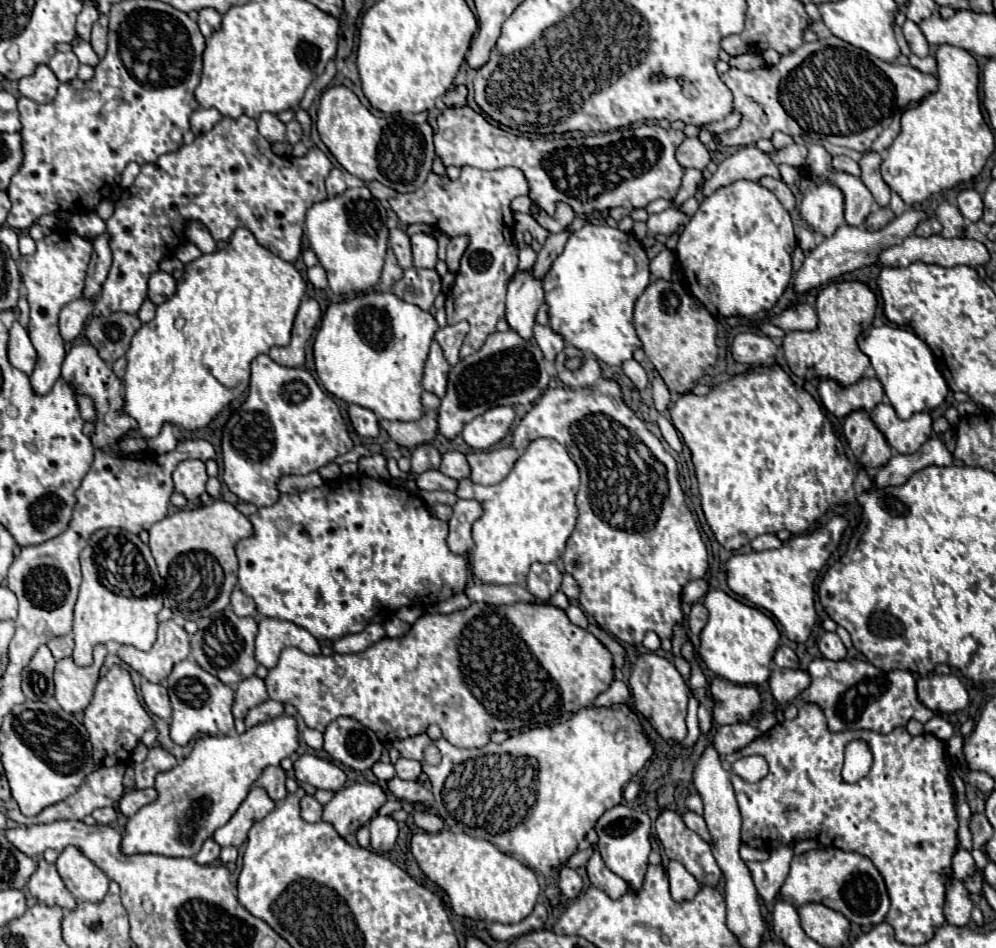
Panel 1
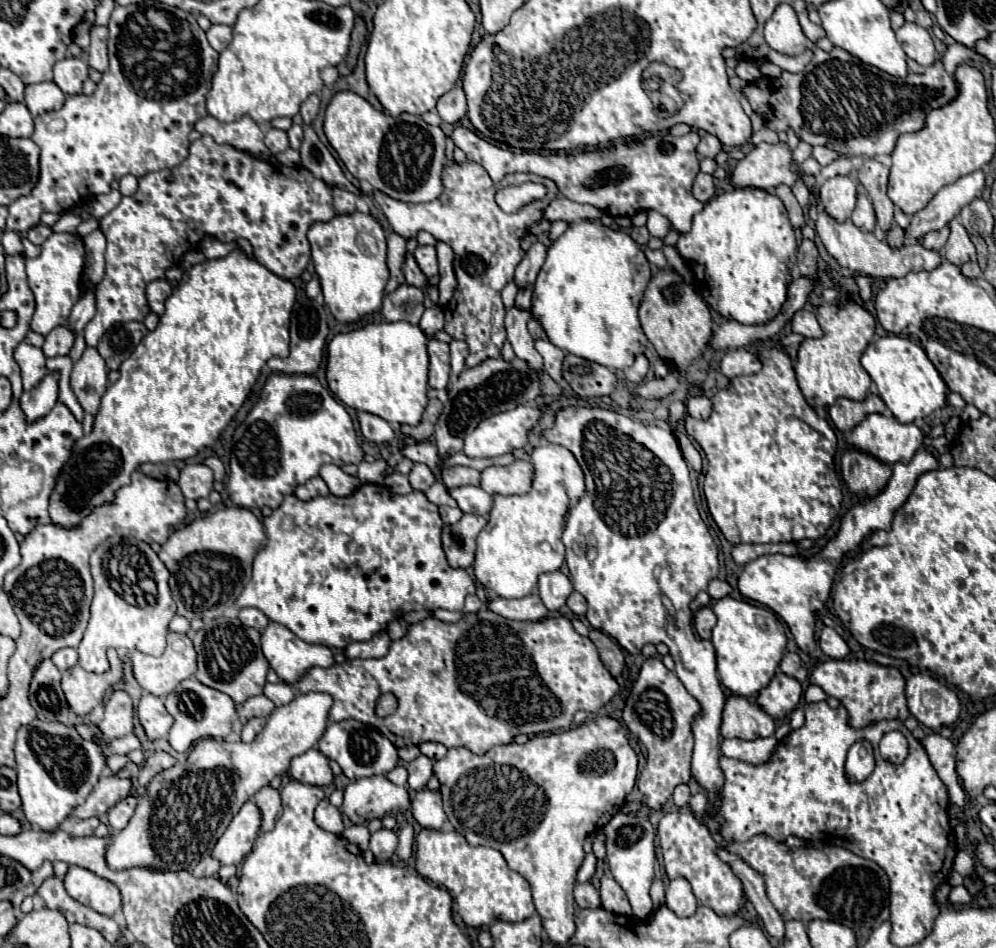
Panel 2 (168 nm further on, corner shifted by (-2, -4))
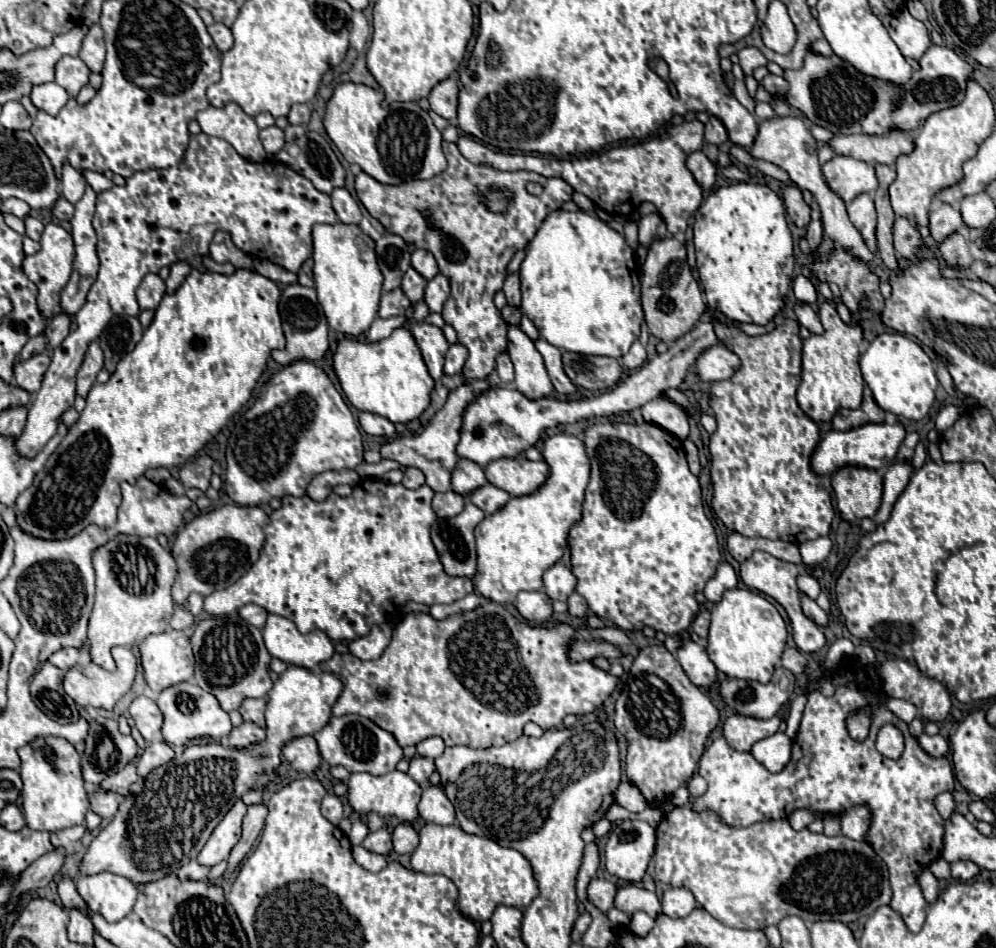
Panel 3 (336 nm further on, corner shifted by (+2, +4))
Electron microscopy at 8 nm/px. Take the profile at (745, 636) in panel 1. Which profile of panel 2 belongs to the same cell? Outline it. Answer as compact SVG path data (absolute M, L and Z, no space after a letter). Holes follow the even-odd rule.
M723 597L711 605L717 615L717 625L713 627L711 643L717 651L717 671L721 683L731 689L735 695L753 697L765 689L779 667L783 657L787 637L781 621L767 607L751 605L741 599Z

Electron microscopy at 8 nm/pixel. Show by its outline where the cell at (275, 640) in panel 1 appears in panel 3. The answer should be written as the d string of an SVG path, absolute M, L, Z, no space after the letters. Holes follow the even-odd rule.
M281 615L267 617L263 639L273 657L287 665L297 665L309 671L317 671L317 665L335 653L331 639L323 631L311 631L303 635L287 617Z

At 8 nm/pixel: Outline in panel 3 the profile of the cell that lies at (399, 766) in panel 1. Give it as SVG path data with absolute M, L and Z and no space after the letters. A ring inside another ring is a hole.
M415 755L415 757L409 761L409 771L407 771L407 775L423 787L423 785L427 785L427 781L429 781L429 777L431 777L433 771L435 771L433 759Z

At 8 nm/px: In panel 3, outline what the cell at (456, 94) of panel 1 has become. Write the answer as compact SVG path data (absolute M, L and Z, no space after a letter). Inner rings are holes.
M449 77L433 87L429 95L429 103L437 115L445 117L451 125L455 125L457 123L457 97L459 97L459 83Z

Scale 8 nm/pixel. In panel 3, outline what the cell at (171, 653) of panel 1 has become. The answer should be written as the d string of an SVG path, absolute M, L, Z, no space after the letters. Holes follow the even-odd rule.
M167 629L165 633L159 635L151 635L147 637L141 645L141 665L143 665L143 677L147 681L147 685L151 687L151 691L161 693L163 689L181 683L181 681L191 681L193 679L193 667L195 667L195 657L191 651L191 643L189 637L183 631L175 631L175 629Z

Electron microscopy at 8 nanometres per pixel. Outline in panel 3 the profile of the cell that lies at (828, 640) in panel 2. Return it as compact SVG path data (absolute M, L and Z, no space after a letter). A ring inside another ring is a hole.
M801 595L801 605L803 605L803 613L811 619L811 621L815 621L817 625L827 625L827 613L815 603L815 601L811 601L809 597L805 597L805 595Z

